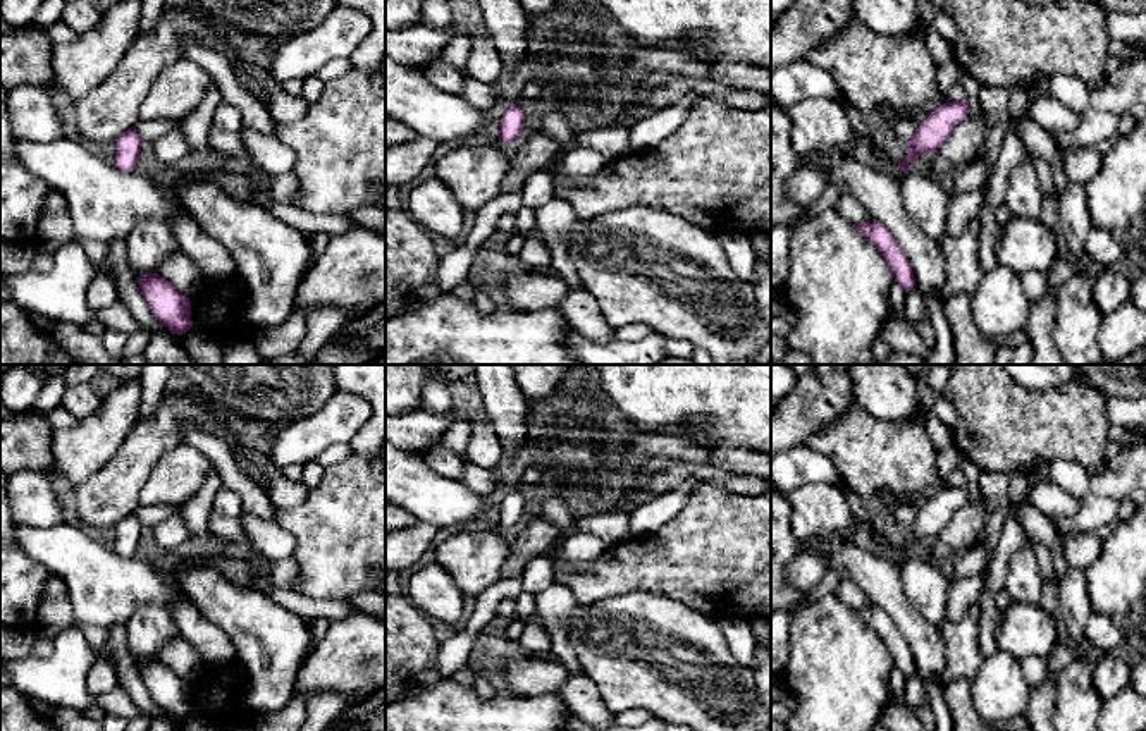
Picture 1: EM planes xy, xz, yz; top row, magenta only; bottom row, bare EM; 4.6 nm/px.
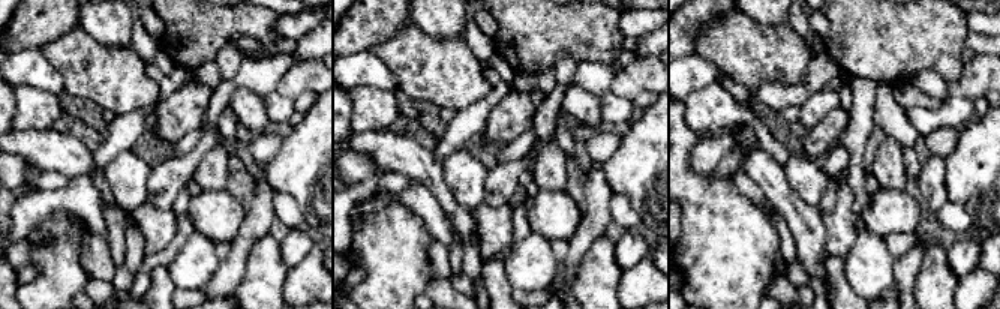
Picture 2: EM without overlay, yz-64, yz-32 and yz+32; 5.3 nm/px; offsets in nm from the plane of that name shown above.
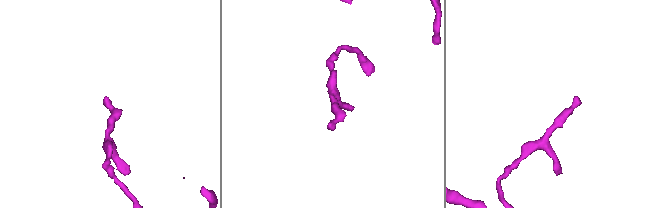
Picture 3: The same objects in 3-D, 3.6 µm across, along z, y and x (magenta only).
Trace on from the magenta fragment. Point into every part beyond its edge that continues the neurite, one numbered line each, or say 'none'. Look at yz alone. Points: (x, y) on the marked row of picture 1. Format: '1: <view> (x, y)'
none

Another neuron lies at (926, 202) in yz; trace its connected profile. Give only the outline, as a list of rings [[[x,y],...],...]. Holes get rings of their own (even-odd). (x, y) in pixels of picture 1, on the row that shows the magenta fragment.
[[[907,174],[900,186],[905,212],[927,236],[940,239],[946,230],[950,191],[933,175]]]

